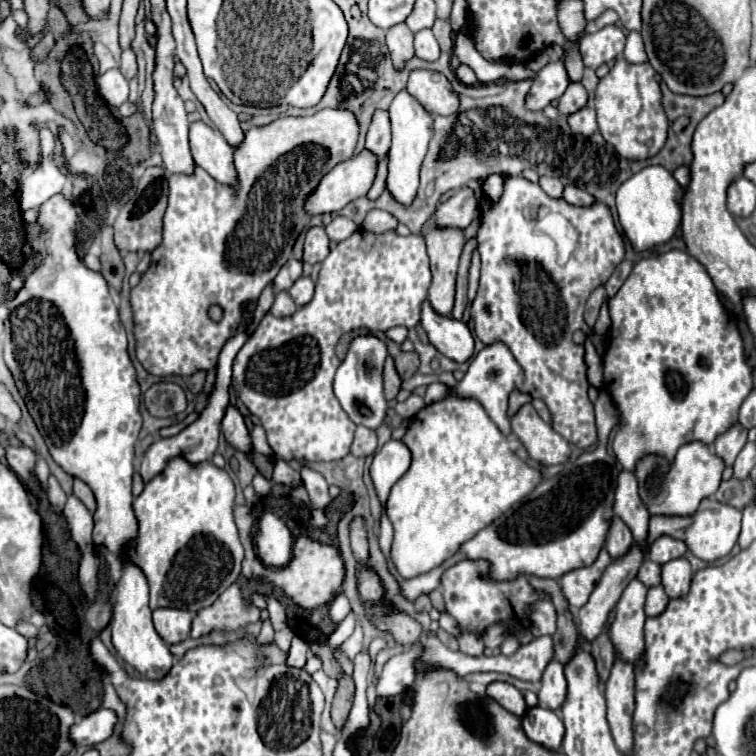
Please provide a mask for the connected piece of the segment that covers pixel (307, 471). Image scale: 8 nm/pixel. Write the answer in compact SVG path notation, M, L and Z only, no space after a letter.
M306 465L300 469L300 477L302 477L302 485L306 487L306 491L308 491L308 495L310 495L312 507L314 507L314 509L326 507L326 505L330 503L326 479L324 479L318 471L314 471L314 469L306 467Z

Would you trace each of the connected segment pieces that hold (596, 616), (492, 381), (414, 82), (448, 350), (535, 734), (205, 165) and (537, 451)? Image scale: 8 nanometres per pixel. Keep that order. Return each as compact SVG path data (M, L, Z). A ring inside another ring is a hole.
M632 547L632 551L628 551L628 555L624 555L624 559L616 559L614 563L610 563L600 579L600 583L596 585L596 589L592 591L588 603L584 607L580 607L580 611L576 613L578 619L578 631L580 633L588 633L588 643L592 643L604 629L604 623L612 611L612 607L618 603L624 587L636 577L638 567L644 561L644 551L640 547Z
M494 343L494 345L484 347L480 353L476 353L472 357L468 373L464 375L464 379L458 385L454 385L454 387L448 387L444 383L428 385L424 401L426 403L436 403L436 401L442 401L448 395L462 397L462 399L476 399L476 401L482 403L482 407L486 409L490 419L496 423L496 427L504 435L510 435L510 419L506 415L506 409L508 409L508 395L516 387L518 377L520 377L520 365L516 363L516 359L508 351L508 347L504 347L504 343Z
M412 71L408 79L408 93L434 115L454 115L460 109L458 93L450 81L436 71Z
M426 301L422 307L420 323L430 343L448 359L464 363L474 355L474 337L464 321L438 315L436 311L432 311L430 303Z
M540 705L528 709L526 715L522 717L522 727L530 741L550 751L558 751L562 747L564 723L552 709L546 709Z
M202 121L192 123L190 149L192 149L194 163L202 167L204 171L208 171L212 179L232 189L238 187L238 173L234 167L232 147L226 143L226 139L218 131L204 125Z
M530 403L512 417L512 433L522 441L530 459L546 467L562 465L570 457L568 441L544 423Z

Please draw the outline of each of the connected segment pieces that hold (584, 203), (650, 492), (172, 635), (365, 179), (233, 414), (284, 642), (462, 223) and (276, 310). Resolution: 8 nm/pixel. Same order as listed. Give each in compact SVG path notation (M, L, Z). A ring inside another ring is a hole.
M566 187L564 189L564 199L570 205L576 205L576 207L590 207L590 205L596 203L596 199L592 195L588 195L586 191L582 191L578 187Z
M686 443L678 449L672 465L666 465L664 459L656 455L644 457L636 467L636 479L640 497L646 503L650 515L668 515L668 517L690 517L696 513L702 499L708 499L716 493L722 481L724 463L714 451L704 443Z
M160 607L160 609L154 609L152 617L154 617L154 627L156 627L158 635L168 645L184 641L190 633L190 623L192 623L192 613L190 611Z
M362 151L358 157L352 157L344 163L338 163L330 173L326 173L318 187L306 197L304 201L304 211L312 217L312 215L320 215L320 213L336 213L340 209L344 209L350 201L364 197L374 181L376 175L376 159L372 159L372 155L368 155L368 151Z
M228 407L224 419L222 419L222 433L226 437L226 441L238 449L238 451L244 451L244 453L250 453L252 451L252 437L250 437L250 431L240 415L240 411L236 407Z
M286 627L286 629L282 629L282 631L276 631L274 643L276 643L284 653L288 653L288 651L290 651L290 629Z
M462 187L448 201L444 201L436 207L434 227L466 229L474 219L474 211L476 211L476 201L472 199L472 189Z
M278 291L270 313L272 313L274 317L286 317L286 315L292 315L296 309L298 309L298 307L294 305L292 297L290 297L286 291Z

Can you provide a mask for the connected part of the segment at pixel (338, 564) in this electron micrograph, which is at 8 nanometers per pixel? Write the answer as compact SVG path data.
M240 505L234 509L234 517L236 517L236 527L238 527L239 537L242 539L242 545L245 550L244 563L242 563L242 575L246 579L254 579L260 577L276 587L280 587L298 607L302 609L314 609L314 607L322 607L326 603L330 603L342 587L342 579L344 579L344 563L342 557L338 553L338 549L334 549L332 545L324 545L318 543L310 537L298 537L298 541L294 543L294 557L290 559L290 565L282 567L282 569L274 569L274 567L266 567L254 550L252 543L252 526L254 517L251 509L246 505Z

